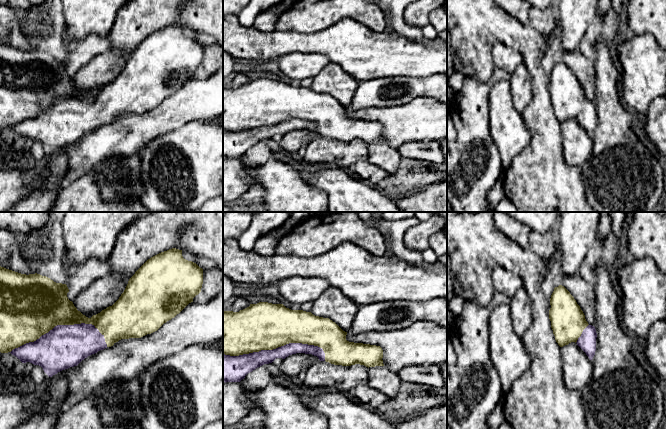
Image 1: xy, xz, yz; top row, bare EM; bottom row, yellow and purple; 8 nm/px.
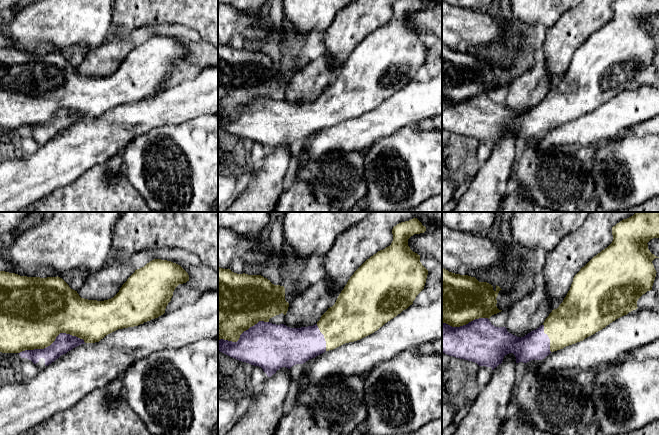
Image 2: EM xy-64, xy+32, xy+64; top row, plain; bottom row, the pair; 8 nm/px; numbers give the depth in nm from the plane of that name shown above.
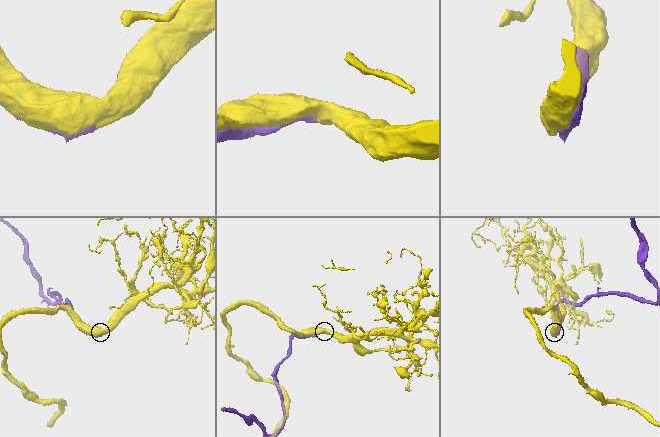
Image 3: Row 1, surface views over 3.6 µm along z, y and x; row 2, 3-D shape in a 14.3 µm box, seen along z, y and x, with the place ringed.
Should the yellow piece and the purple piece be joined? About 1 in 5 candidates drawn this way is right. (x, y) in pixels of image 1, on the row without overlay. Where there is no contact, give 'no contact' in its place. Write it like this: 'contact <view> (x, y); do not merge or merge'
contact xz (278, 122); merge

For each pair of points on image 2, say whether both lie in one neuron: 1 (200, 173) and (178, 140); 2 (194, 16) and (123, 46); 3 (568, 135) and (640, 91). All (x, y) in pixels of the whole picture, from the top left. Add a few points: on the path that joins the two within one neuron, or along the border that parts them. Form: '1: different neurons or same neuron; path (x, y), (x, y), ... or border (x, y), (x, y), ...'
1: same neuron; path (195, 165), (183, 148)
2: different neurons; border (129, 37), (116, 40)
3: same neuron; path (586, 130), (605, 122), (622, 109)

